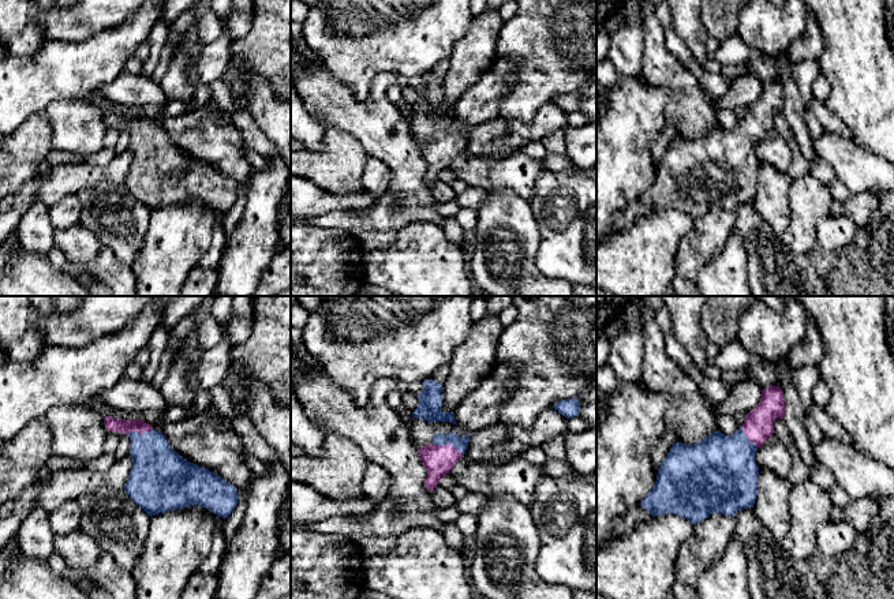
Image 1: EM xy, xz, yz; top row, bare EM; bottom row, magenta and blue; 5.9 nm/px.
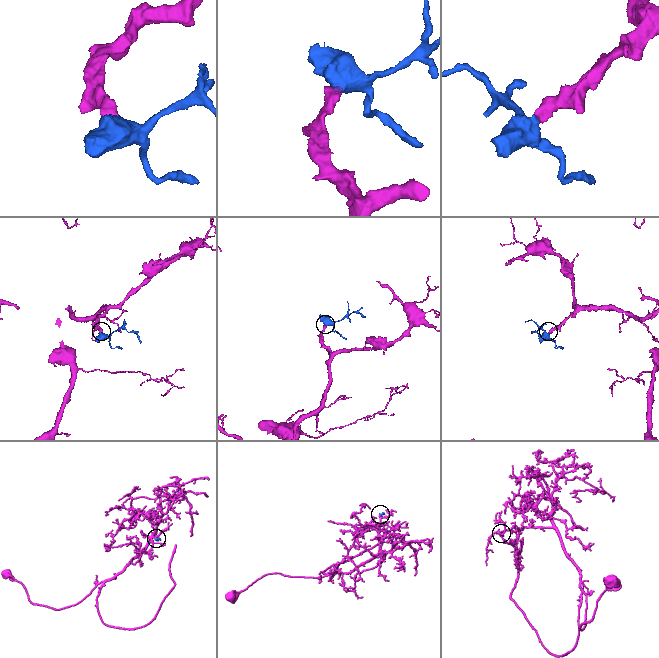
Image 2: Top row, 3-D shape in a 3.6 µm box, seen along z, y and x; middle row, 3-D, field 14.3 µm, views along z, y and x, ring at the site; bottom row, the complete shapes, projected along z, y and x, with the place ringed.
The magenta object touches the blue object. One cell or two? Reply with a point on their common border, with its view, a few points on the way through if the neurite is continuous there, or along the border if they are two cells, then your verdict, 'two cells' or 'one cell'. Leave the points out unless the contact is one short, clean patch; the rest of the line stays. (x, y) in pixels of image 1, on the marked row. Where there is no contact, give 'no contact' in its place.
meets magenta in xz at (448, 444); runs through xz (438, 459), (448, 444), (455, 440); one cell

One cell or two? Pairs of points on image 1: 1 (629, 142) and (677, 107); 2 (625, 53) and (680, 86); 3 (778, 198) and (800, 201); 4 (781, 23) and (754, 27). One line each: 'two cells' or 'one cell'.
1: two cells
2: two cells
3: two cells
4: one cell

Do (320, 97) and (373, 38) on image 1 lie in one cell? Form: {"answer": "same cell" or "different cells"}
{"answer": "different cells"}

